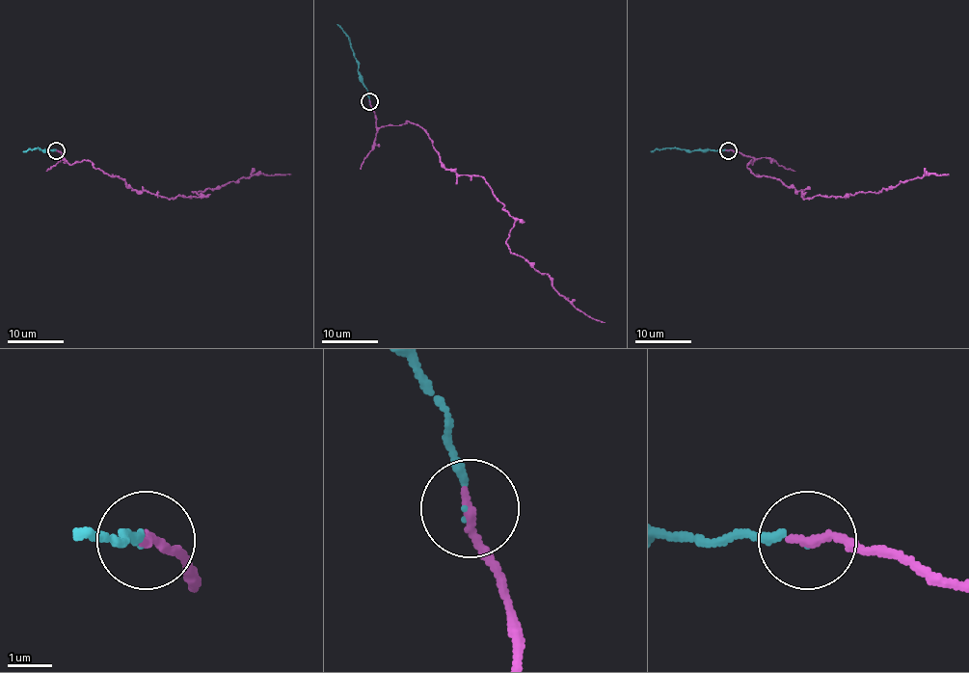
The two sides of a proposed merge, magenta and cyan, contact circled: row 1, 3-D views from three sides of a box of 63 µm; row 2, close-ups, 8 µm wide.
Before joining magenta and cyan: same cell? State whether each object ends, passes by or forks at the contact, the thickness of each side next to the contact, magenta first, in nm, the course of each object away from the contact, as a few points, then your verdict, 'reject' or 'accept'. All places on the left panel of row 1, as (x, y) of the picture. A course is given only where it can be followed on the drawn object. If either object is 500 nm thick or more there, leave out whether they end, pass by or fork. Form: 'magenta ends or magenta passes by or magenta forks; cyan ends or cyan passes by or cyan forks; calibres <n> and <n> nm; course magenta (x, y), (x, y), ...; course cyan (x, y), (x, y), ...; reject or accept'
magenta ends; cyan ends; calibres 220 and 130 nm; course magenta (56, 149), (69, 164), (88, 160), (131, 188), (167, 198), (192, 198), (257, 174), (290, 174); course cyan (56, 151), (36, 148), (23, 151); accept

